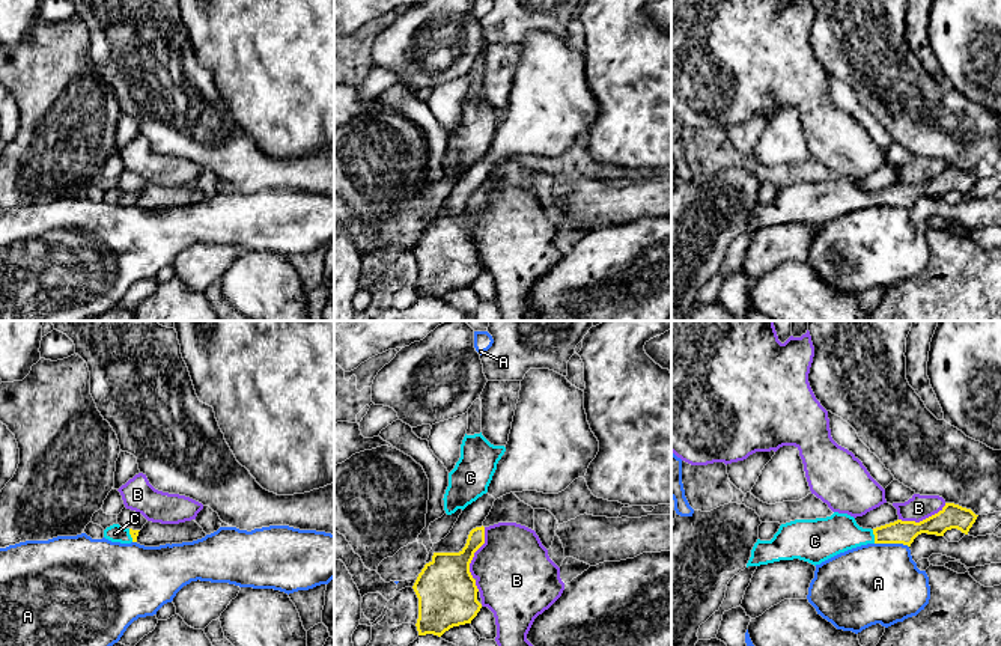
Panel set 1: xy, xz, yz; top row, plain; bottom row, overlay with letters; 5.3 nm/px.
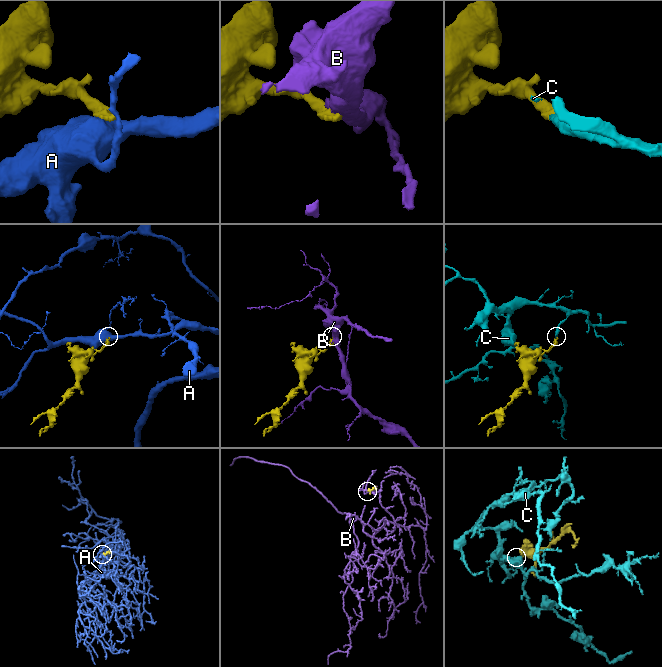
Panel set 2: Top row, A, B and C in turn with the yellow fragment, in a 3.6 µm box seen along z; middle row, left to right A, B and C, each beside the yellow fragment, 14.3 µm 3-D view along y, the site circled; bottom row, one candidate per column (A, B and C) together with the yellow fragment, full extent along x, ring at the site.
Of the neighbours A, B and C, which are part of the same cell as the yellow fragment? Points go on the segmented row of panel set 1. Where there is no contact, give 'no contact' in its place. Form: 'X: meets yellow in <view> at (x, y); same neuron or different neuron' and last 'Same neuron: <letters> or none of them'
A: meets yellow in yz at (891, 542); different neuron
B: meets yellow in xz at (471, 559); different neuron
C: meets yellow in yz at (875, 536); same neuron
Same neuron: C

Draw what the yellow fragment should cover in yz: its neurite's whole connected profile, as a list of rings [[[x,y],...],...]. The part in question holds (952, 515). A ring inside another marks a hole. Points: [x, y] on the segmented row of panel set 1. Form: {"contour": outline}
{"contour": [[[945,503],[938,513],[920,523],[897,520],[873,530],[860,527],[853,516],[838,512],[826,518],[795,520],[781,524],[771,541],[757,539],[747,568],[793,559],[816,566],[840,553],[867,544],[911,547],[921,533],[944,536],[951,529],[968,535],[977,516],[971,509]]]}

